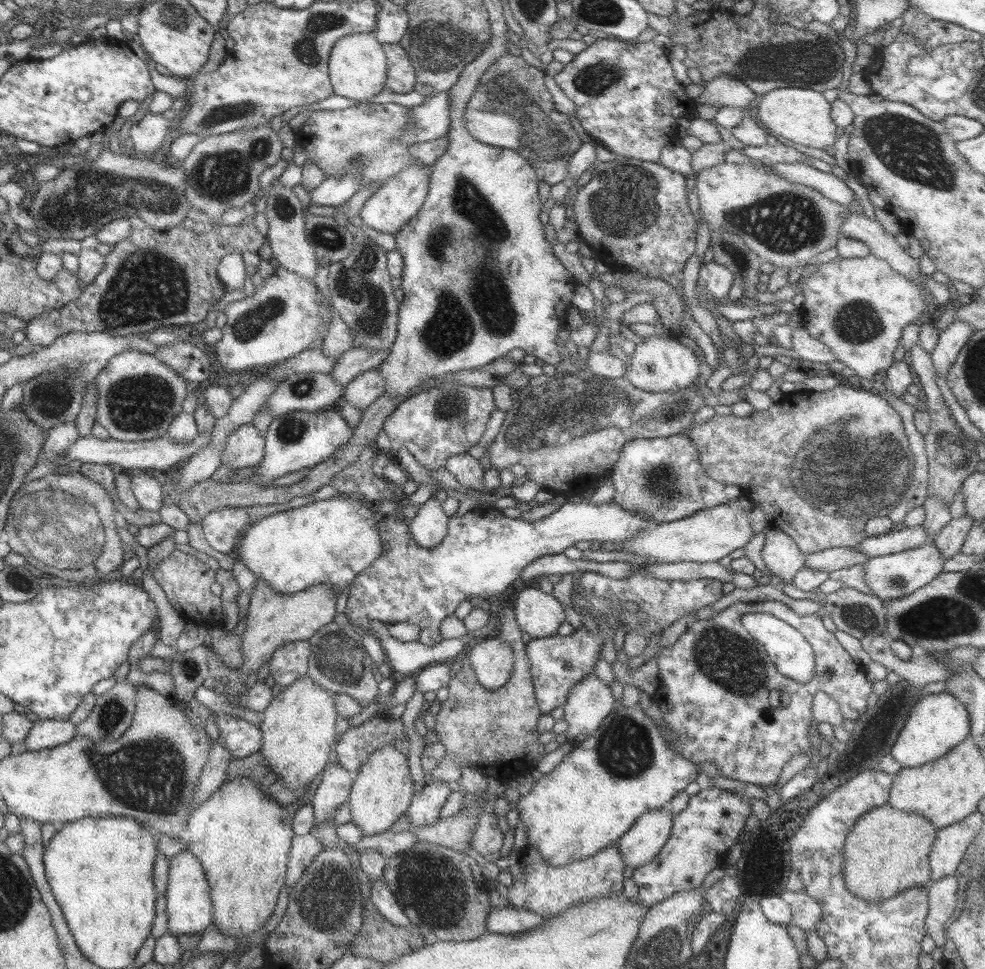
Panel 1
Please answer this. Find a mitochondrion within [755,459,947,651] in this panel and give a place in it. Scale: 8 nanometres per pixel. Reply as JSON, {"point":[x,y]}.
{"point":[862,617]}

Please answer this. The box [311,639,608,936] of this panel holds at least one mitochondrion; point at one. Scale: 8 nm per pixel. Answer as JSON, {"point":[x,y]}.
{"point":[423,886]}

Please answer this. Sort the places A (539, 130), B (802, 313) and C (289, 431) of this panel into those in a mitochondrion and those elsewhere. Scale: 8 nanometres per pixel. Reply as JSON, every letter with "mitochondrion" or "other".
{"A":"mitochondrion","B":"other","C":"mitochondrion"}

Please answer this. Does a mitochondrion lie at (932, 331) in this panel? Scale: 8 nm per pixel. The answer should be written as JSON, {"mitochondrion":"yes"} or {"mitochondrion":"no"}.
{"mitochondrion":"no"}

